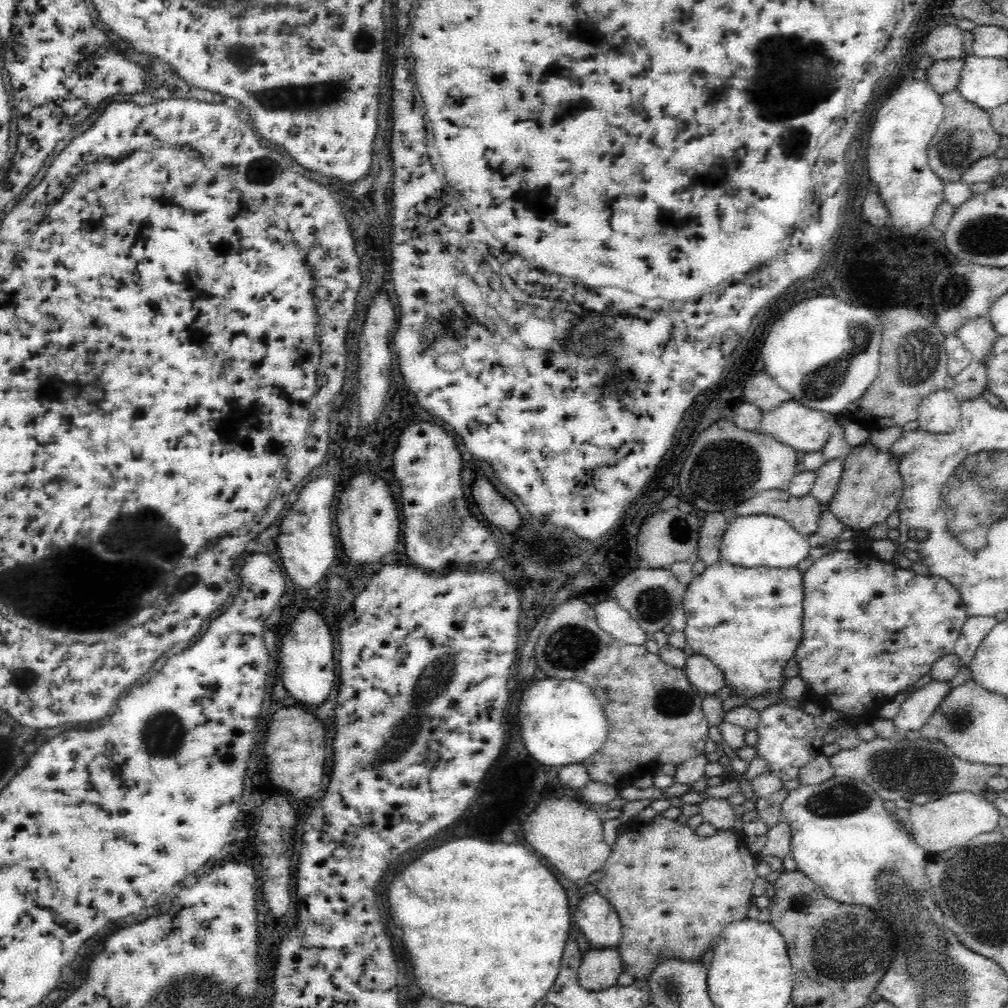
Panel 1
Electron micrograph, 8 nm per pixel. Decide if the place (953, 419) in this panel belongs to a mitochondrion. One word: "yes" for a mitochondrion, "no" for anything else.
no

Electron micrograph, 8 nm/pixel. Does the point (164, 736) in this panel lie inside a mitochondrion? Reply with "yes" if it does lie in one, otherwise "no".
yes

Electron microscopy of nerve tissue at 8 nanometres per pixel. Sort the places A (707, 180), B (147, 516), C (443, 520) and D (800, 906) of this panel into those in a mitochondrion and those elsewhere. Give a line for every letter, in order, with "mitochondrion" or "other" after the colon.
A: other
B: other
C: mitochondrion
D: mitochondrion

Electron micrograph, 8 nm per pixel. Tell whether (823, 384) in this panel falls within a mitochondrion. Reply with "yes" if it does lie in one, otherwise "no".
yes

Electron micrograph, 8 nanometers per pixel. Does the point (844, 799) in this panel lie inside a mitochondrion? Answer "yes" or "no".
yes

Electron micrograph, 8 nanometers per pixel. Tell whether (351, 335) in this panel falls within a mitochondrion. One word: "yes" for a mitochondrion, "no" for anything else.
no

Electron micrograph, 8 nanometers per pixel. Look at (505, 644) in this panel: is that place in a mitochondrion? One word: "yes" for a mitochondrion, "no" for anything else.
no

